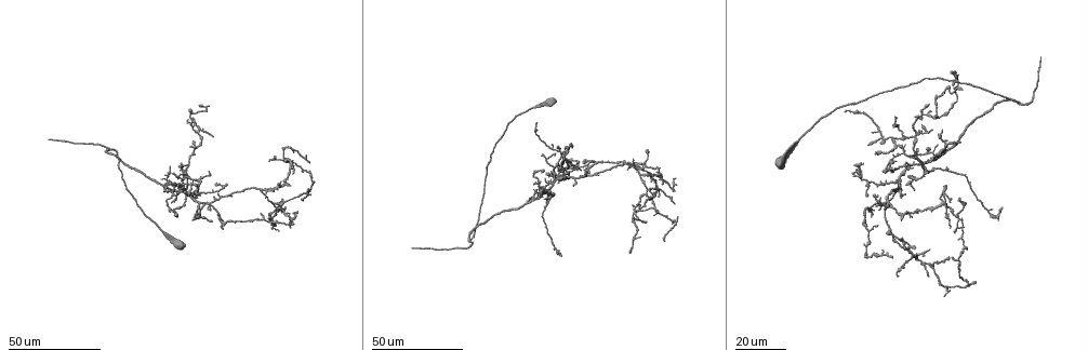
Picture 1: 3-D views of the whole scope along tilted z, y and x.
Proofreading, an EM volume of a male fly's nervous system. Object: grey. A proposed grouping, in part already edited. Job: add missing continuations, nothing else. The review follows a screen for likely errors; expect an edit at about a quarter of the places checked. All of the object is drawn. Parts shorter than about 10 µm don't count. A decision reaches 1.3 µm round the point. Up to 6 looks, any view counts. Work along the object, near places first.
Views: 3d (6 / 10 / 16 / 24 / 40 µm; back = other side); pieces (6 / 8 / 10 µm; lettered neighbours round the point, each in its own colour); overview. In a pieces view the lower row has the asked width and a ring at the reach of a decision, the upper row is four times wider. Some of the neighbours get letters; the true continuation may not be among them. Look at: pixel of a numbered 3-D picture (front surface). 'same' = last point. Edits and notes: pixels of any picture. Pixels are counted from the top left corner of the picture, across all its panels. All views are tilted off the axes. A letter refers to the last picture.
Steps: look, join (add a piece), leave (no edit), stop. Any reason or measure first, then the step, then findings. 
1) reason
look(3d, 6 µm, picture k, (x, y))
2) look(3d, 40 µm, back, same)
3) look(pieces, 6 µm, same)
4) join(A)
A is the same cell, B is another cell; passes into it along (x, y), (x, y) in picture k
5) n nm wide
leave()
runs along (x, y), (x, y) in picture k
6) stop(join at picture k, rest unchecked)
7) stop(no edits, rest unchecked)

free end
look(3d, 40 µm, picture 1, (189, 146))

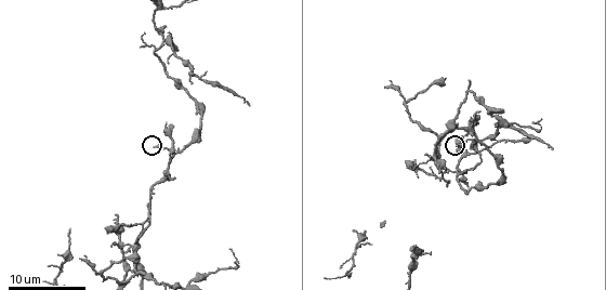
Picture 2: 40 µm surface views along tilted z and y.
look(pieces, 8 µm, picture 2, (455, 146))

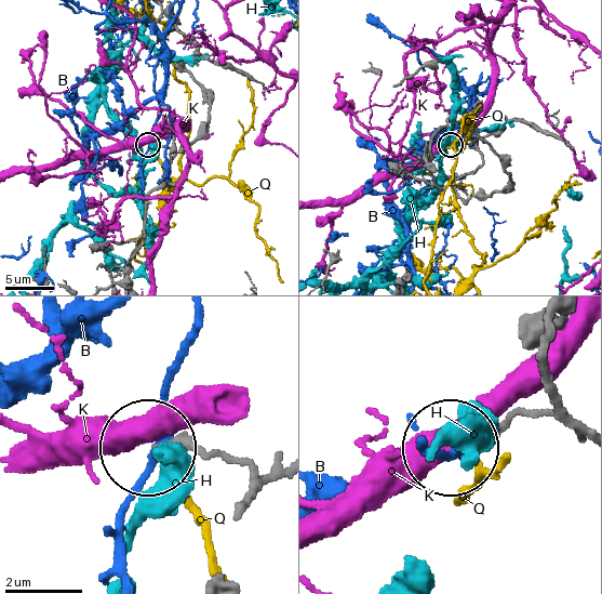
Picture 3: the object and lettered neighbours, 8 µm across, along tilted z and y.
leave()
B, H, K and Q are other cells; no lettered piece goes on from it

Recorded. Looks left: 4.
tapers out
look(3d, 40 µm, picture 1, (909, 168))

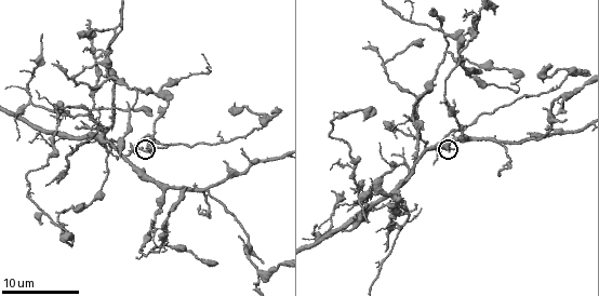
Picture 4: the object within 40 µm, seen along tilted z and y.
zoom in
look(3d, 10 µm, picture 4, (453, 148))

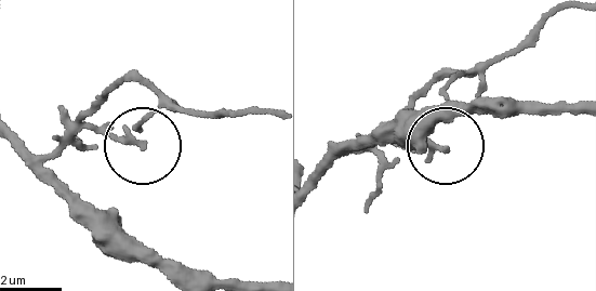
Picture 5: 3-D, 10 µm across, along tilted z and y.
what lies round it
look(pieces, 6 µm, picture 5, (142, 147))

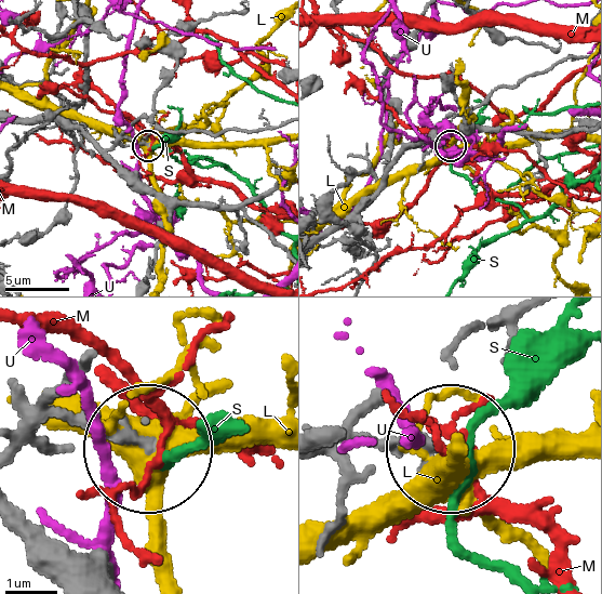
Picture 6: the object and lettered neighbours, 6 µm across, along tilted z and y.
leave()
L, M, S and U are other cells; runs along (15, 452), (67, 421), (141, 441) in picture 6; no lettered piece goes on from it

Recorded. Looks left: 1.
stop(no edits, rest unchecked)

